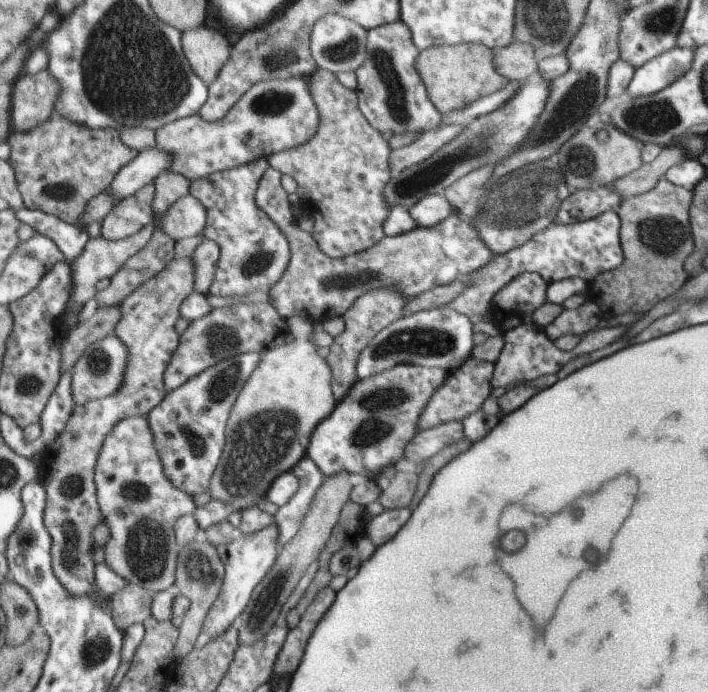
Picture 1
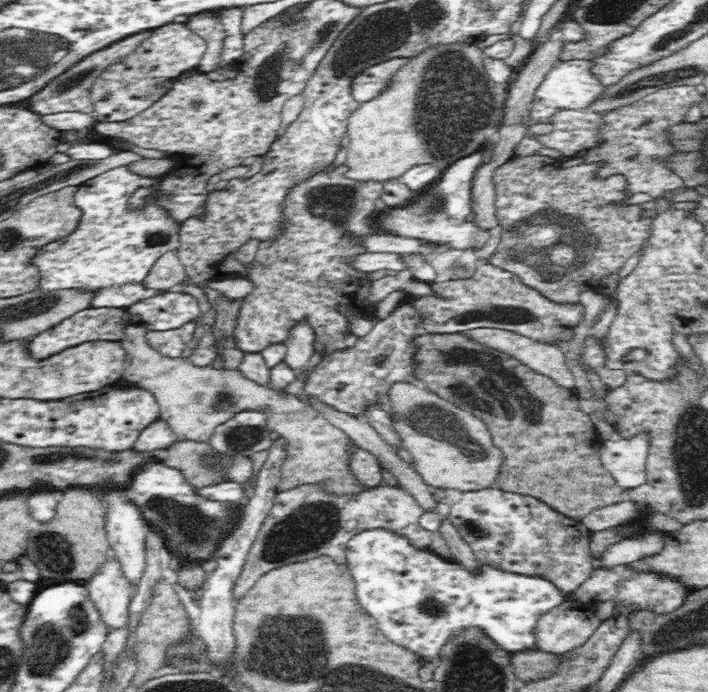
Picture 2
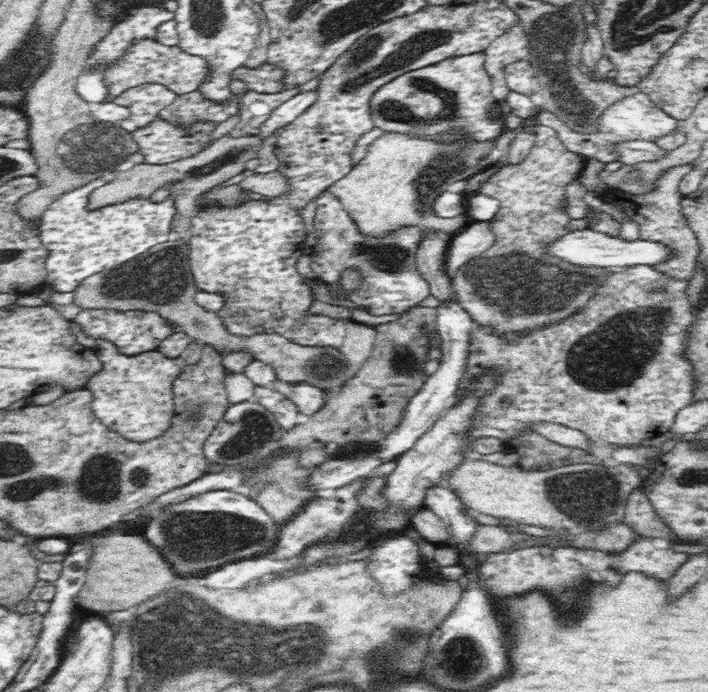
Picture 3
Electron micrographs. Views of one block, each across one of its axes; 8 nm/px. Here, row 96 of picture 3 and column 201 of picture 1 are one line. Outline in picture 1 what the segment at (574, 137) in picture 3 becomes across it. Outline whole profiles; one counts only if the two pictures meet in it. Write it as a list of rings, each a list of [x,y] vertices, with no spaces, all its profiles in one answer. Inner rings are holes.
[[[273,522],[249,536],[237,534],[235,540],[231,540],[225,546],[217,546],[215,550],[219,554],[219,562],[225,568],[223,588],[219,588],[219,596],[215,596],[211,612],[207,612],[205,620],[197,628],[195,648],[203,648],[205,644],[211,644],[211,640],[215,640],[217,636],[223,636],[223,632],[227,632],[227,628],[231,628],[231,624],[235,624],[237,618],[247,610],[247,604],[251,604],[255,588],[259,588],[259,584],[267,578],[267,572],[275,568],[275,560],[279,560],[279,530]]]

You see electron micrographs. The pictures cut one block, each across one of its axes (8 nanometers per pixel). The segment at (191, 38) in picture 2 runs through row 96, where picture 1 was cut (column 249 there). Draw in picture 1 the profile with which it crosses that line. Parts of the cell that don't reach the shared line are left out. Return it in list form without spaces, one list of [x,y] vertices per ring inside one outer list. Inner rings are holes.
[[[291,78],[291,80],[267,80],[259,82],[249,92],[237,100],[237,104],[231,106],[231,112],[227,112],[223,118],[215,122],[205,122],[197,114],[177,120],[173,124],[165,124],[157,130],[157,146],[167,152],[173,162],[169,172],[177,172],[185,176],[187,180],[199,180],[211,172],[223,172],[237,166],[243,166],[247,162],[253,162],[257,158],[271,158],[271,154],[279,154],[291,148],[299,148],[301,144],[307,144],[319,130],[319,110],[315,106],[315,98],[311,96],[311,82],[309,78]]]

